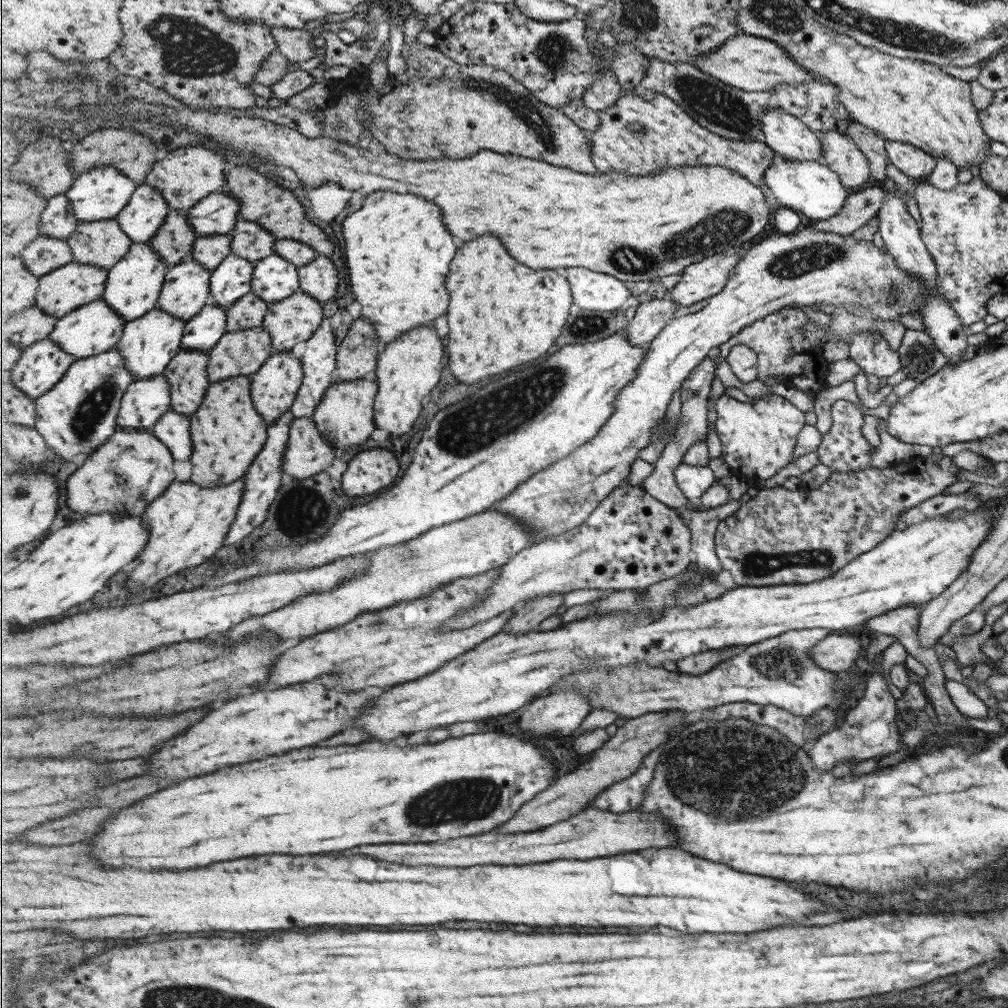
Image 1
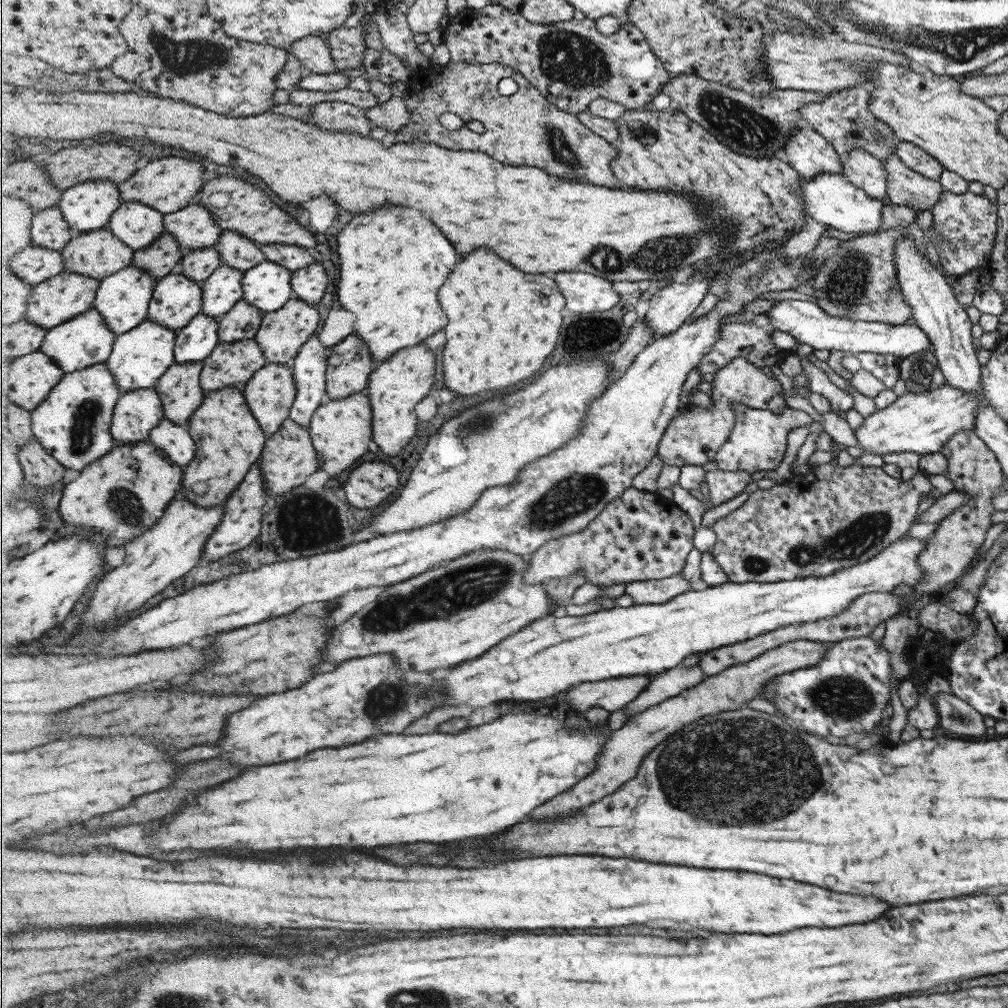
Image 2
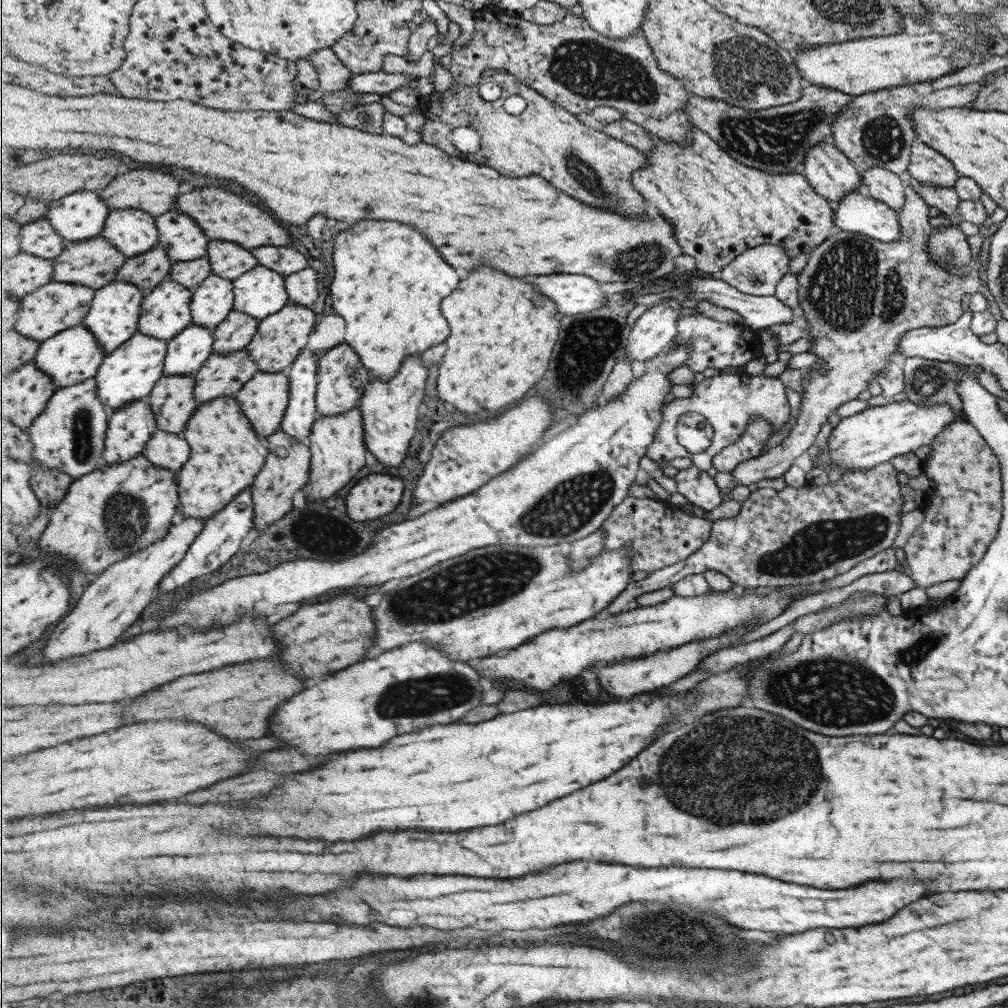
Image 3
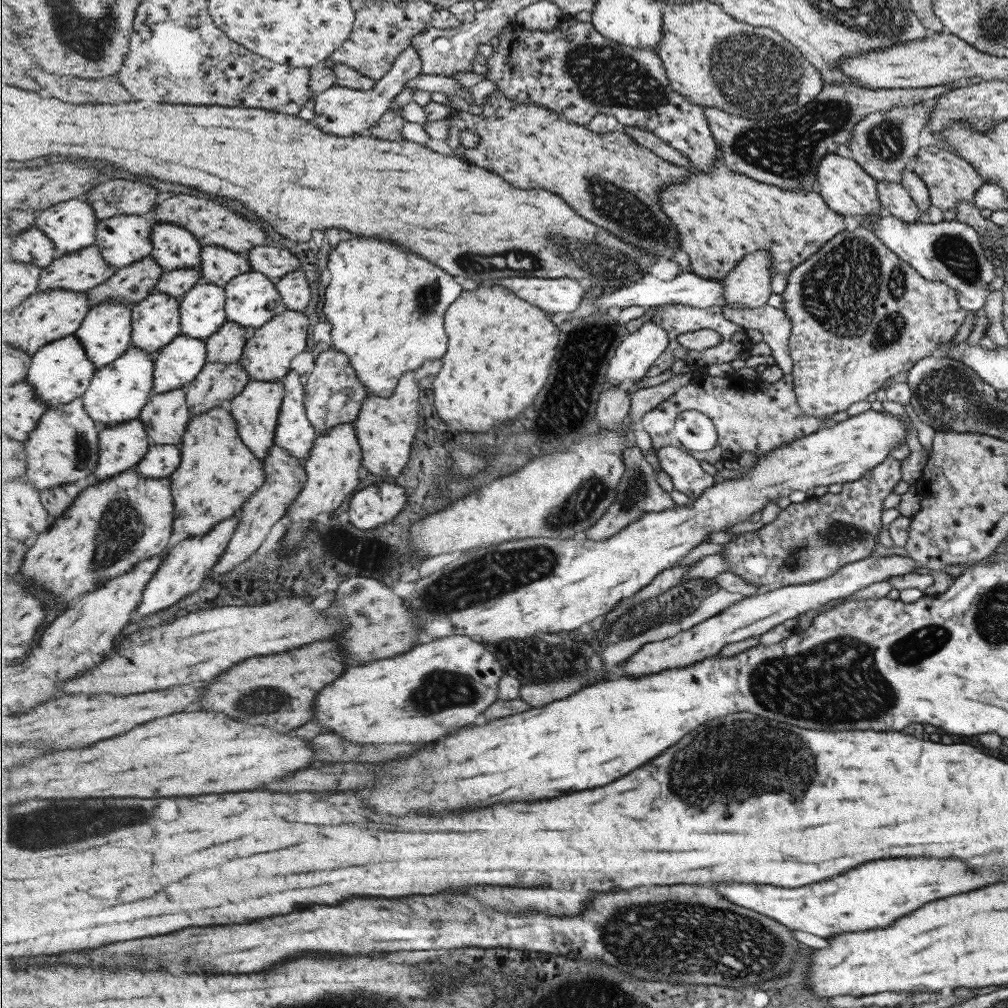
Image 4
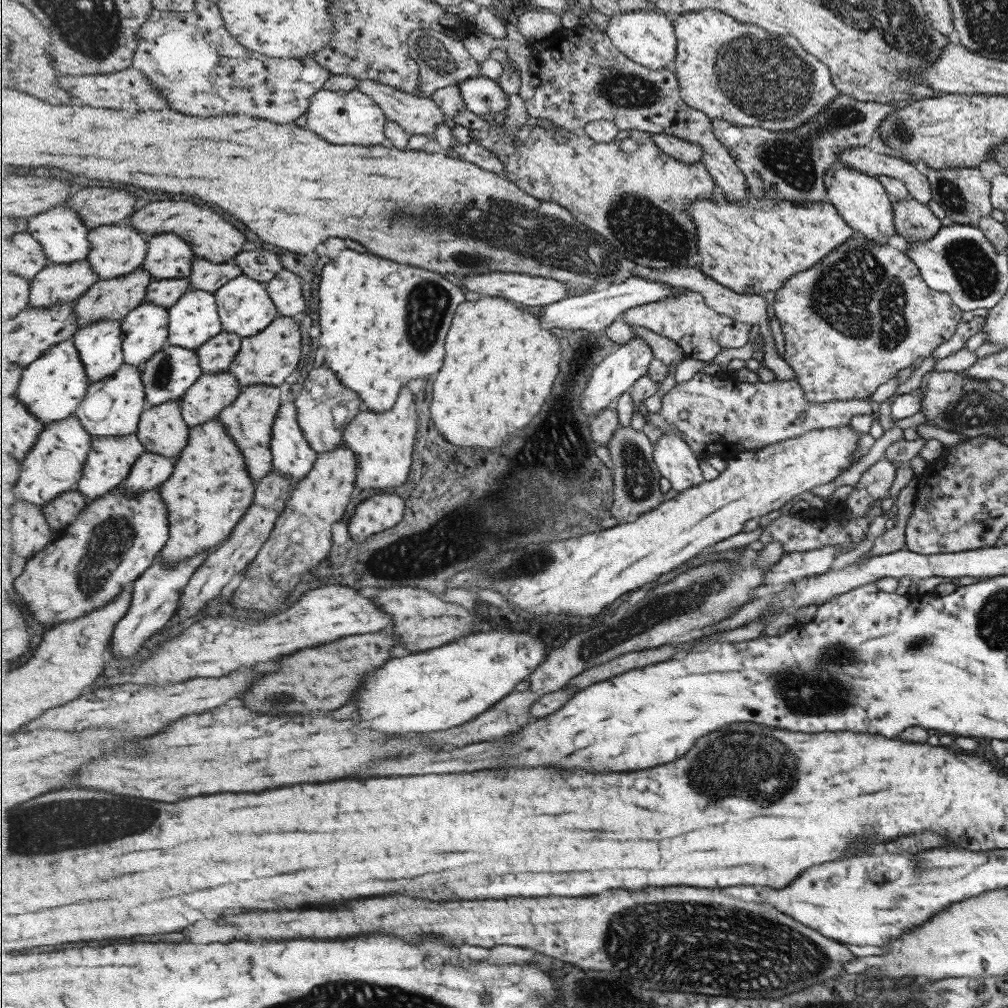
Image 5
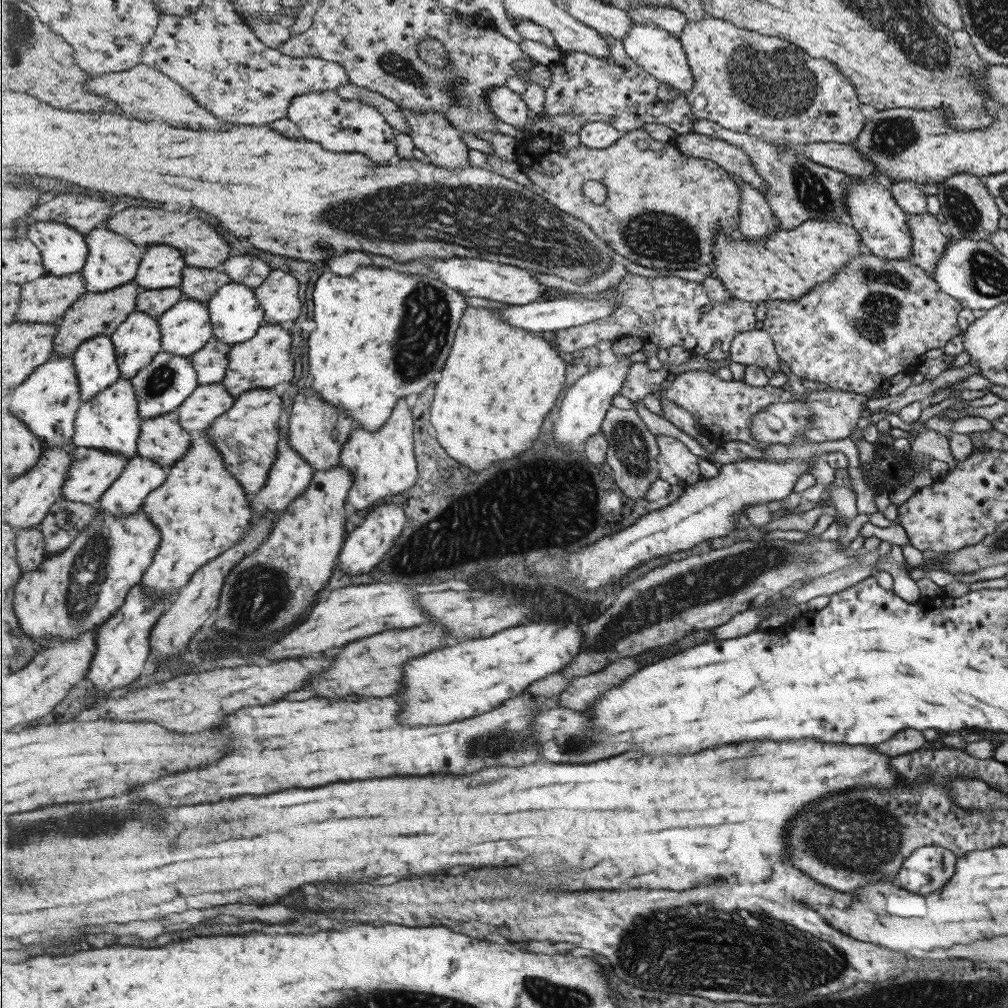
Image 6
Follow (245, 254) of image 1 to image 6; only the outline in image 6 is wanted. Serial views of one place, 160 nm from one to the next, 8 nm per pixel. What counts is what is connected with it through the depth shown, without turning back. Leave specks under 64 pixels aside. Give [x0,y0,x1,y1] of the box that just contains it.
[180,265,232,303]

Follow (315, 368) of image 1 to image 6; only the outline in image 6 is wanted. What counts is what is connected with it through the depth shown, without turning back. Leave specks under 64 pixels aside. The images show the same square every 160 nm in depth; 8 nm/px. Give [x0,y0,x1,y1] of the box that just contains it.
[252,428,315,520]

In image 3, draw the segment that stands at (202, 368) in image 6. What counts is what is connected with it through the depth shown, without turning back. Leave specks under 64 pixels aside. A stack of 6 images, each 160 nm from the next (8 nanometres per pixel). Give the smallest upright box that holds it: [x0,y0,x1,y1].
[213,308,259,354]

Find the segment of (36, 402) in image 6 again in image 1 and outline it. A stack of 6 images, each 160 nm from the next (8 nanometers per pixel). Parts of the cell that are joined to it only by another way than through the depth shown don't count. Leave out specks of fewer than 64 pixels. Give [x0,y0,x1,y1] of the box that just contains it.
[50,298,128,359]

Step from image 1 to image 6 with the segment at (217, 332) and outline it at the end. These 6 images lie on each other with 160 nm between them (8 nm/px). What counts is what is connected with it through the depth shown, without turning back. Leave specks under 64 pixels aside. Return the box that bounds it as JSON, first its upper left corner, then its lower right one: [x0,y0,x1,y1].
[131,351,200,421]

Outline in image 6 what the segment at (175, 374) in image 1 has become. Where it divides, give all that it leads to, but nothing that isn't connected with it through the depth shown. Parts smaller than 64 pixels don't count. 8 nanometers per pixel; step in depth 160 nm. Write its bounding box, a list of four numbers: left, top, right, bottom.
[138,411,191,468]

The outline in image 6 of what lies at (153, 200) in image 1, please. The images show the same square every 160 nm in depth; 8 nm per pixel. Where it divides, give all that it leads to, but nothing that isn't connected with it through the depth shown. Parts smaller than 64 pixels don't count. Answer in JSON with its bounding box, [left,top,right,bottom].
[82,228,145,293]

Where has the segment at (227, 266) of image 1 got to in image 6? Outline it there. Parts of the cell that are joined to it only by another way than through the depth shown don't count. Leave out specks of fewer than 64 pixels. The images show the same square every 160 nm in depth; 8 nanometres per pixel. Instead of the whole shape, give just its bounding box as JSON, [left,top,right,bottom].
[159,298,213,357]

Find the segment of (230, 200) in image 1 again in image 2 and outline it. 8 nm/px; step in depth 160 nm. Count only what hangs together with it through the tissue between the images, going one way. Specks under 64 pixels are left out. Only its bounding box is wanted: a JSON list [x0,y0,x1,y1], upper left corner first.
[164,203,224,252]

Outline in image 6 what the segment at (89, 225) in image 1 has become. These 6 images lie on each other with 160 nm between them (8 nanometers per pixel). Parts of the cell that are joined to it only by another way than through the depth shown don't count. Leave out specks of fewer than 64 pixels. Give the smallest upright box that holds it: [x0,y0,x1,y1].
[16,274,87,323]

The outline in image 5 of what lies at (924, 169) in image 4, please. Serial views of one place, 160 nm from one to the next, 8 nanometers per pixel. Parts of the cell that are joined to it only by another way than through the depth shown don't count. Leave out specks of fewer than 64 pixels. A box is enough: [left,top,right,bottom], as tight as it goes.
[925,167,993,227]

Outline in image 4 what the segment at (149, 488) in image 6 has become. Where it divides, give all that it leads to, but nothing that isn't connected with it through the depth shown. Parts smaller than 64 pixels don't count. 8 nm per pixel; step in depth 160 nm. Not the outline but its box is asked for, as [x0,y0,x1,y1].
[136,444,182,478]

